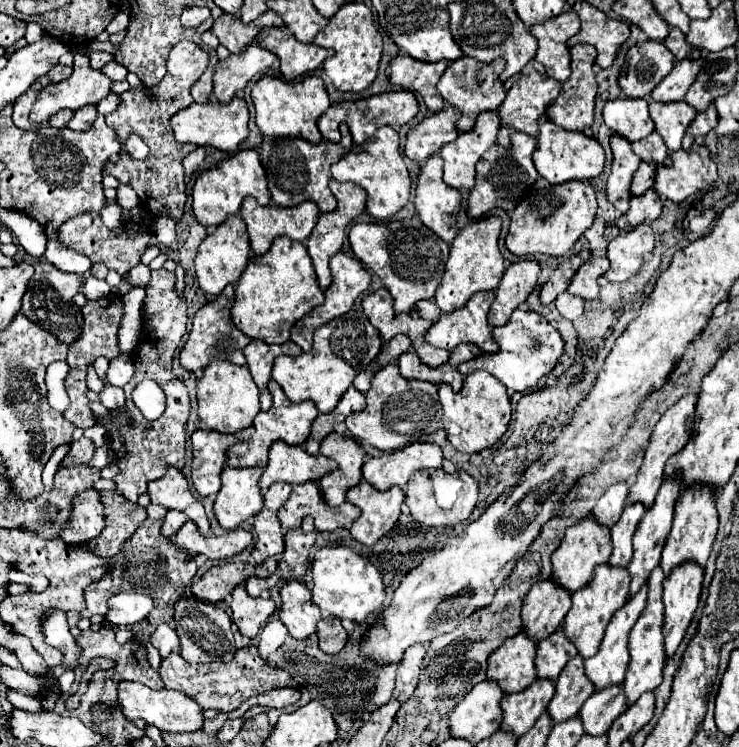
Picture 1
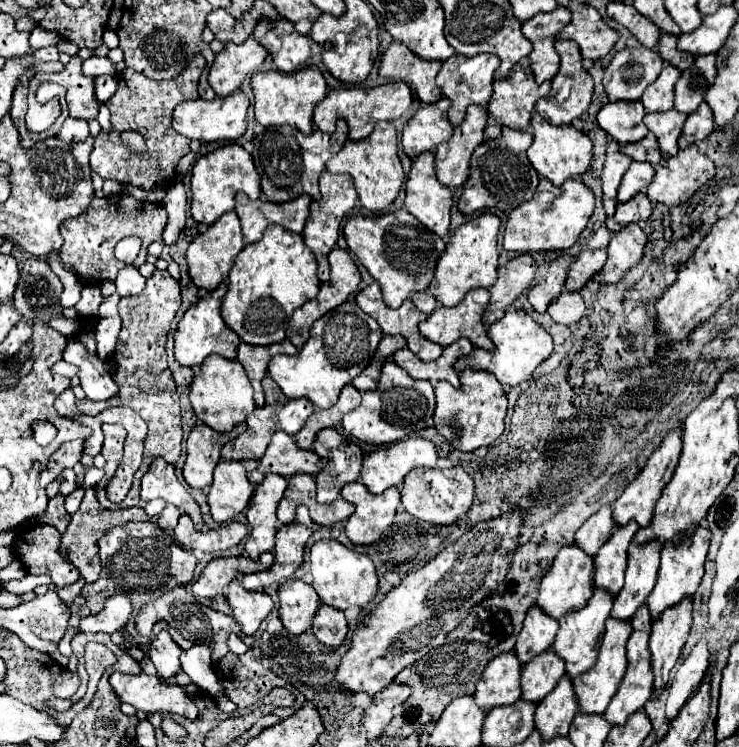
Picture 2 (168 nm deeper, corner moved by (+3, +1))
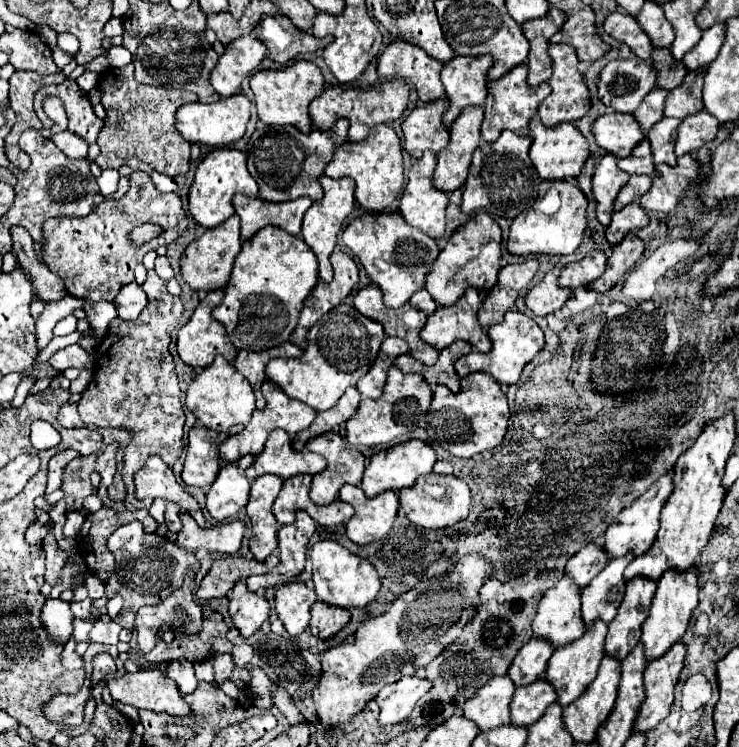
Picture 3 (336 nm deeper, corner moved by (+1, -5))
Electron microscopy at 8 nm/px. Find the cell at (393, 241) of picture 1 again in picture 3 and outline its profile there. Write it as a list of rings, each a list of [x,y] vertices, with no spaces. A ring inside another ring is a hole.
[[[365,213],[353,219],[343,231],[343,243],[361,261],[369,279],[379,285],[389,309],[403,307],[413,293],[425,287],[423,279],[441,253],[437,241],[429,239],[423,231],[409,227],[401,213]]]

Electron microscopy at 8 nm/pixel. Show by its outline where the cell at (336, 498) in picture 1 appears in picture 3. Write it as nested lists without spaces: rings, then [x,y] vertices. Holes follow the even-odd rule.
[[[327,431],[325,435],[313,437],[307,447],[309,447],[309,451],[315,451],[315,453],[319,453],[319,455],[323,455],[327,459],[325,471],[313,475],[313,483],[311,483],[311,491],[309,491],[309,497],[313,499],[313,503],[317,503],[317,505],[329,505],[329,503],[333,503],[337,499],[339,489],[345,483],[349,483],[349,485],[361,485],[363,469],[365,469],[365,457],[357,449],[351,449],[349,445],[345,445],[345,441],[343,441],[341,435]]]

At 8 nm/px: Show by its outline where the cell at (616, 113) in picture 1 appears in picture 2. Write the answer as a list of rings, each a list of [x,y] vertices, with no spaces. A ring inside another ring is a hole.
[[[615,101],[601,107],[597,113],[599,127],[609,133],[617,143],[637,143],[643,139],[649,131],[643,123],[643,105],[641,101],[627,103],[627,101]]]

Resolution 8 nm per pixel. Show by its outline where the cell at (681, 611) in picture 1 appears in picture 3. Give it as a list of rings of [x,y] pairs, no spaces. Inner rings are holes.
[[[679,641],[673,645],[673,649],[669,649],[665,655],[661,655],[661,659],[651,659],[647,663],[647,669],[645,669],[645,695],[647,695],[647,699],[643,701],[639,717],[635,721],[637,731],[649,731],[669,715],[671,705],[673,705],[675,683],[679,679],[679,671],[683,669],[683,659],[685,659],[685,643]]]

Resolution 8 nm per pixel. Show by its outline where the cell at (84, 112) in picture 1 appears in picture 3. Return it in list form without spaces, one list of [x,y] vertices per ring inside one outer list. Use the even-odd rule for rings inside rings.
[[[61,131],[61,133],[53,135],[51,141],[53,141],[67,157],[81,159],[81,157],[87,155],[87,143],[85,143],[79,135],[73,135],[71,131]]]

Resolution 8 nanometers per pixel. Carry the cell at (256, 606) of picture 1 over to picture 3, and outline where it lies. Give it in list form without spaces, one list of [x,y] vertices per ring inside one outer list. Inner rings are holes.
[[[243,581],[235,583],[229,599],[229,615],[243,637],[251,637],[263,621],[269,619],[269,603],[247,589]]]

